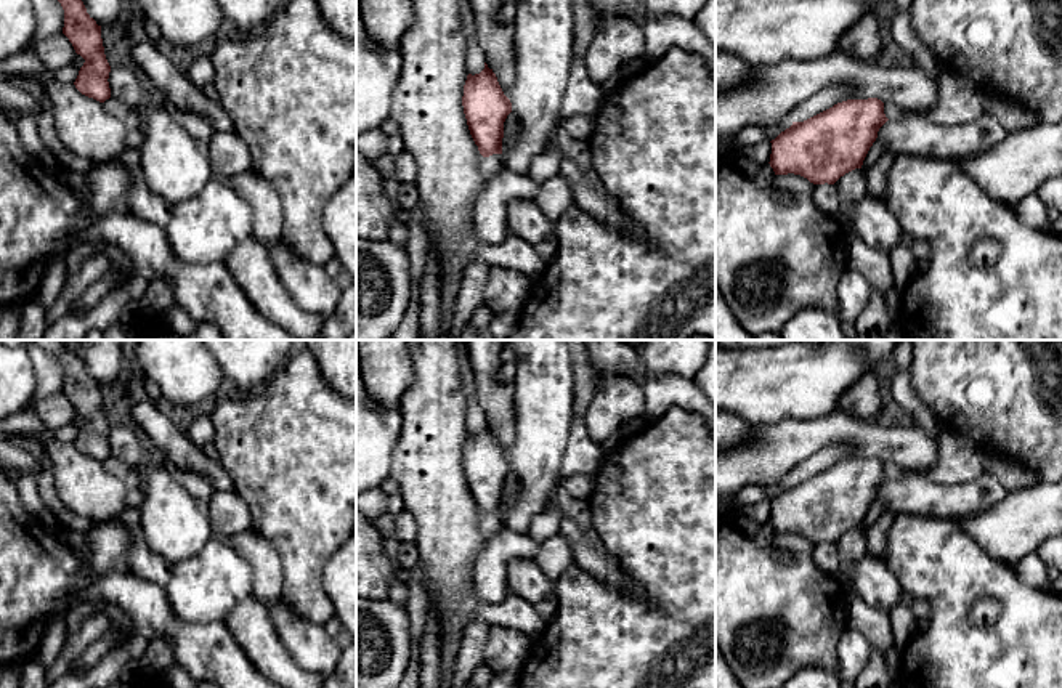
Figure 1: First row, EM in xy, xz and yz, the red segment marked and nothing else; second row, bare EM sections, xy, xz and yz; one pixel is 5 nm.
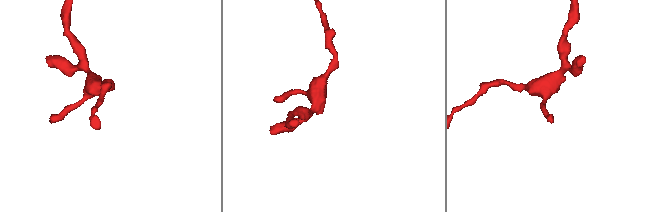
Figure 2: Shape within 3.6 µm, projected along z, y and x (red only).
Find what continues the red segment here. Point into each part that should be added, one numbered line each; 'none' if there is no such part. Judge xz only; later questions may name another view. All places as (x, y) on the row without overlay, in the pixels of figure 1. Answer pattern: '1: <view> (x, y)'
1: xz (490, 526)

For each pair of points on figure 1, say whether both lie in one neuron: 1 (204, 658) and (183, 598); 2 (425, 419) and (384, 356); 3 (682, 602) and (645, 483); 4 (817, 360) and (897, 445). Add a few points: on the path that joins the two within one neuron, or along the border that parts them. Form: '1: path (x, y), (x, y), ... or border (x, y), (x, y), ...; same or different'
1: border (166, 595), (170, 608), (183, 619), (223, 623); different
2: border (411, 356), (413, 385), (397, 408); different
3: path (682, 573), (682, 520), (674, 512); same
4: border (836, 406), (823, 416), (801, 420); different

